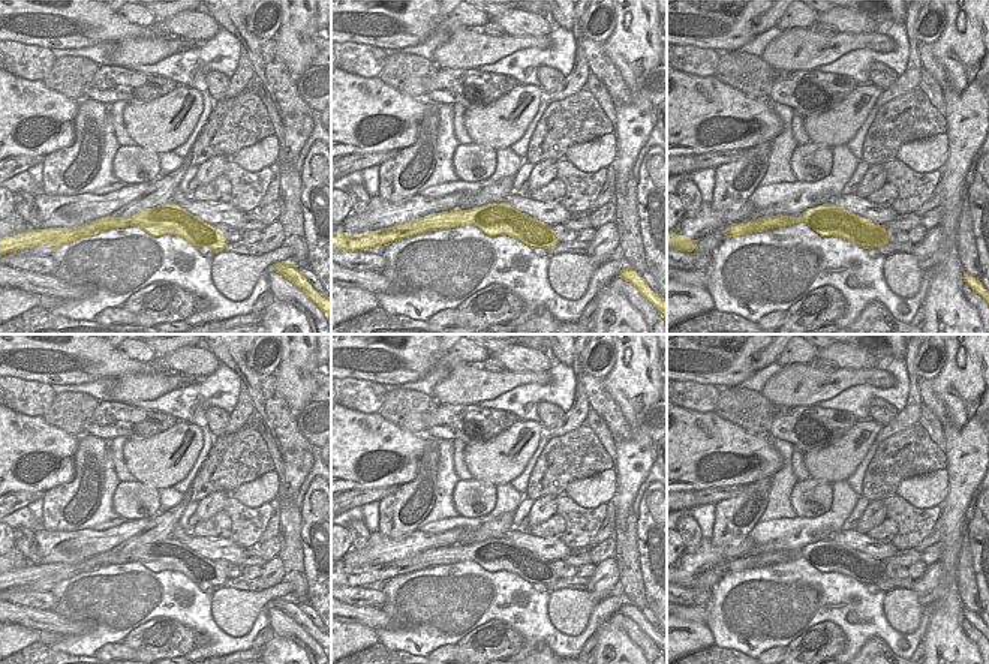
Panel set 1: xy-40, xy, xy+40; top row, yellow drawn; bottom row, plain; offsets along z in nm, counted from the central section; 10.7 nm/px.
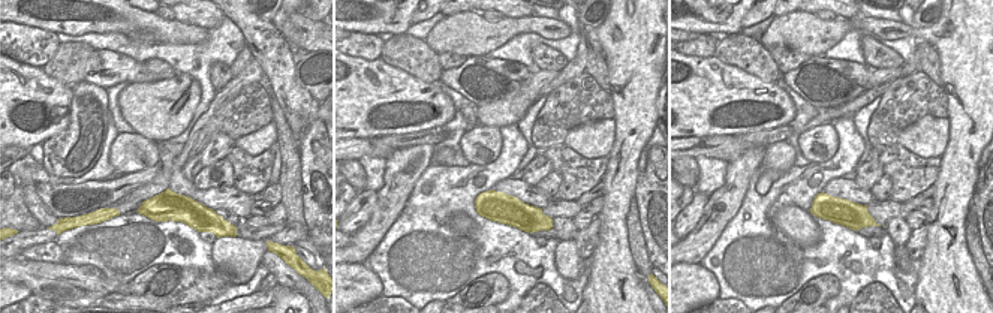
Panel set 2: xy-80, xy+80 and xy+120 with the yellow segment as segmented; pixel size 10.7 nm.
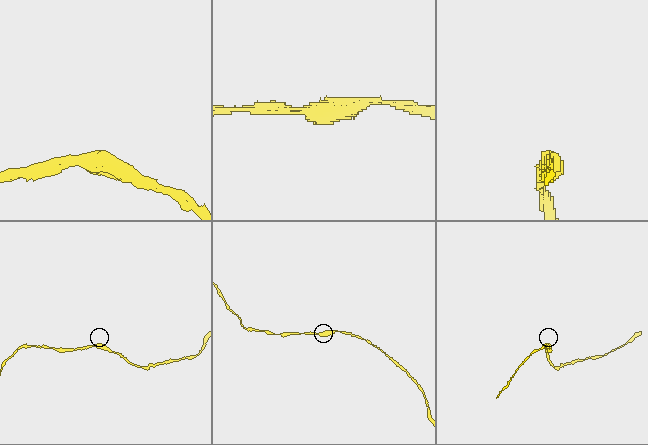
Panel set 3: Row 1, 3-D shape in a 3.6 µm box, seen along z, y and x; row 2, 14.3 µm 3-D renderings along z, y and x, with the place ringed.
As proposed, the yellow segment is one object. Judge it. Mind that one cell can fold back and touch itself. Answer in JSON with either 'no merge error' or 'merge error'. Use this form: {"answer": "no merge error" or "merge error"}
{"answer": "no merge error"}

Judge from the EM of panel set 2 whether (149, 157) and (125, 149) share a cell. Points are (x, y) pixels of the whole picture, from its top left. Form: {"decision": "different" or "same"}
{"decision": "same"}

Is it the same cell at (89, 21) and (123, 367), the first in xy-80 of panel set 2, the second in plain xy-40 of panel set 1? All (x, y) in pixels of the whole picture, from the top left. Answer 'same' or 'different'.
same

